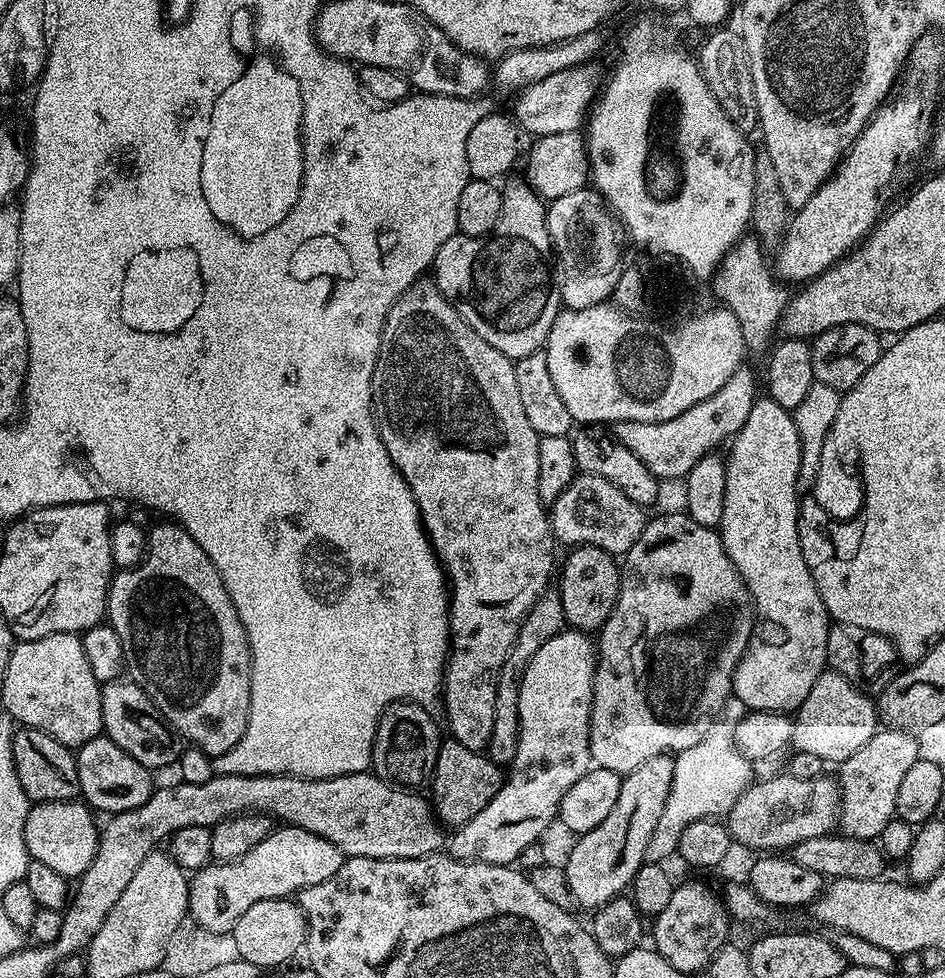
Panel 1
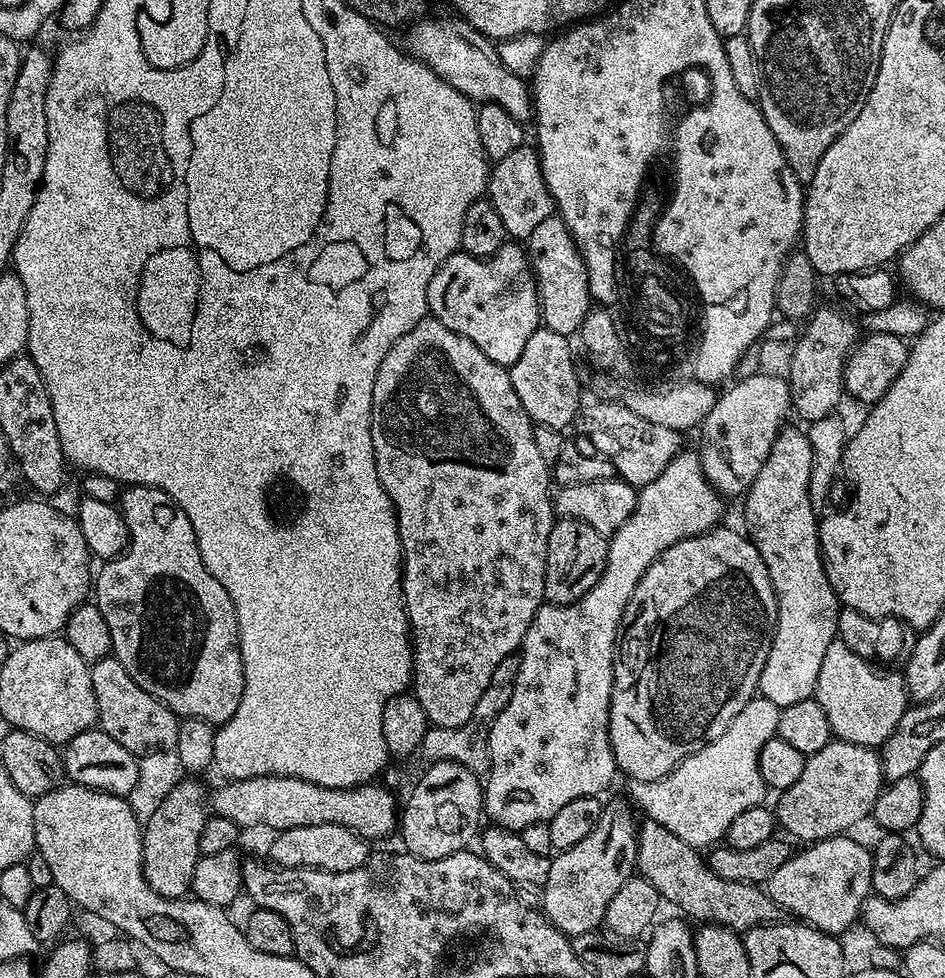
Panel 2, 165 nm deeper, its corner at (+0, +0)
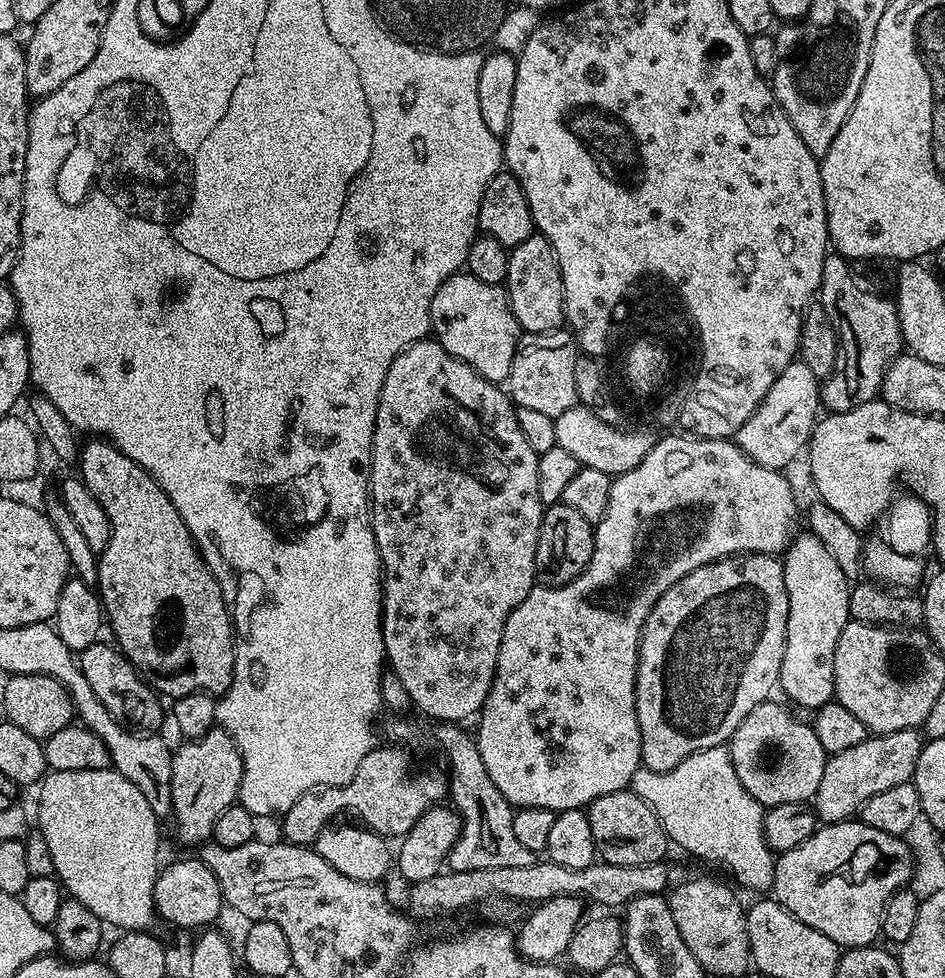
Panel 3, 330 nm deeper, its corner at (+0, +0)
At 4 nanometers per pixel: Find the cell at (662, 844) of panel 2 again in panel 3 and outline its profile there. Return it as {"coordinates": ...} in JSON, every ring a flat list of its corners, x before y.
{"coordinates":[[630,790,615,792,614,794,602,794,602,798,594,798,594,802,586,809,590,822,590,832,593,835,595,851,599,859,605,864,617,864,618,866,646,866,667,857,670,841,662,822]]}

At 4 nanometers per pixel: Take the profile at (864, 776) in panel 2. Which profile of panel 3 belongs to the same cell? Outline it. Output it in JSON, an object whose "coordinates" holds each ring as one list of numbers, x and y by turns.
{"coordinates":[[907,728,885,736,872,734,858,746,850,746,850,750,831,753,814,797,817,817,824,824,847,820,855,817,874,794,882,794,882,790,890,790,895,784,909,783,915,777,921,747,921,733,915,728]]}

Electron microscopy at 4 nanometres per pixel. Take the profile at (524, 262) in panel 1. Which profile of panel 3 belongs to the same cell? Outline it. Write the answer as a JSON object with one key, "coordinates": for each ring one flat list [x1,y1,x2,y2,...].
{"coordinates":[[467,270,456,272,438,290,430,306,434,339,454,358,466,362,482,378,507,381,522,329,508,304,507,291,499,284,478,282]]}

